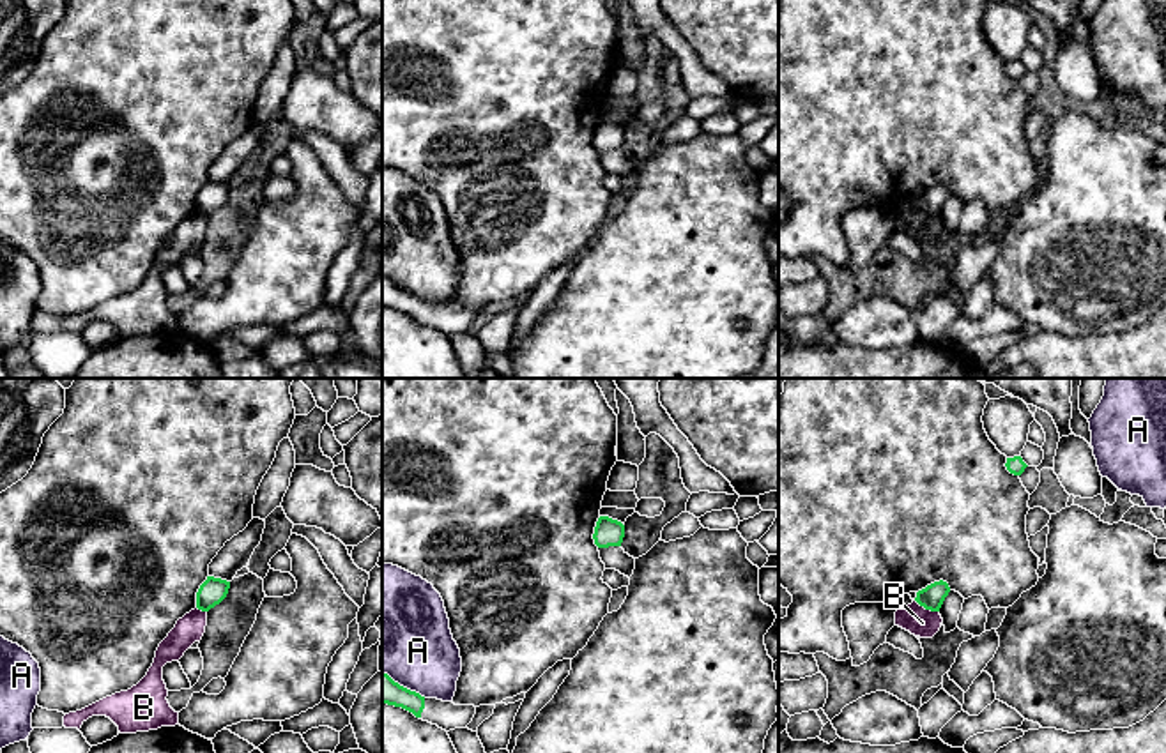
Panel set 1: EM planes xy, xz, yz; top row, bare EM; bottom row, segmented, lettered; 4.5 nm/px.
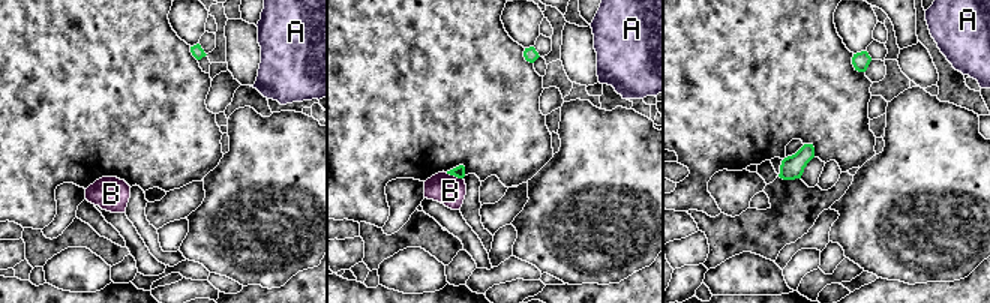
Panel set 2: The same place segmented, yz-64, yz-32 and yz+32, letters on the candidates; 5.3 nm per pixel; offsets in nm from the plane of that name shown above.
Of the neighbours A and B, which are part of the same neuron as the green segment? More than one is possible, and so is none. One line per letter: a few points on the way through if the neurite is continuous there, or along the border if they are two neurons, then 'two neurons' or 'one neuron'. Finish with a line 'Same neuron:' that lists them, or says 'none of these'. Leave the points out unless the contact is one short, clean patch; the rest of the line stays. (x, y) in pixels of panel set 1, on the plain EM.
A: two neurons
B: border yz (915, 204), (926, 212), (938, 216); two neurons
Same neuron: none of these

